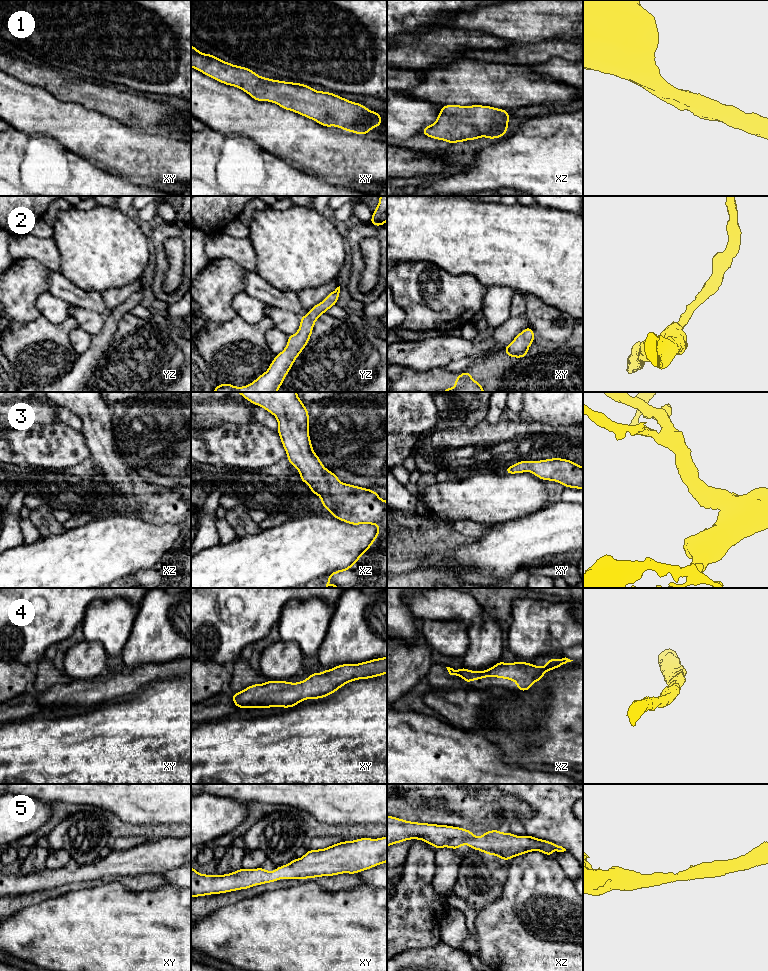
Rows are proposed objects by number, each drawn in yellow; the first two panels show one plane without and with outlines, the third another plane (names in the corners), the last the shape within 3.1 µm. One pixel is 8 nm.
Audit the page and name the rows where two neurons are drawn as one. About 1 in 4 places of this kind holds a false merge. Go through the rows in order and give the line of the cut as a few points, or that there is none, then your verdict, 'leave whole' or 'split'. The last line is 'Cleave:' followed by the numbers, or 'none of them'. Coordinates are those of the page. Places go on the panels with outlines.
1: no cut; leave whole
2: no cut; leave whole
3: no cut; leave whole
4: no cut; leave whole
5: no cut; leave whole
Cleave: none of them

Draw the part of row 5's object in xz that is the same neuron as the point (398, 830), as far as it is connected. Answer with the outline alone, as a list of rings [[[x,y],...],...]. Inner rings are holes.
[[[387,815],[387,847],[408,839],[421,839],[435,849],[448,847],[457,850],[468,844],[470,849],[495,855],[506,861],[531,851],[541,851],[549,857],[554,850],[566,851],[562,846],[530,835],[516,836],[496,829],[477,837],[470,830],[460,827],[411,822]]]

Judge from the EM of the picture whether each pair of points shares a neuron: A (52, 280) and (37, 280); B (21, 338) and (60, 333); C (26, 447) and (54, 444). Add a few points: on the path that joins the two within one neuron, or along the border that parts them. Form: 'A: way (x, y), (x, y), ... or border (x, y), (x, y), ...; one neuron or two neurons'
A: border (49, 271), (46, 277), (47, 290); two neurons
B: way (31, 338), (50, 337); one neuron
C: way (33, 446), (47, 446); one neuron

